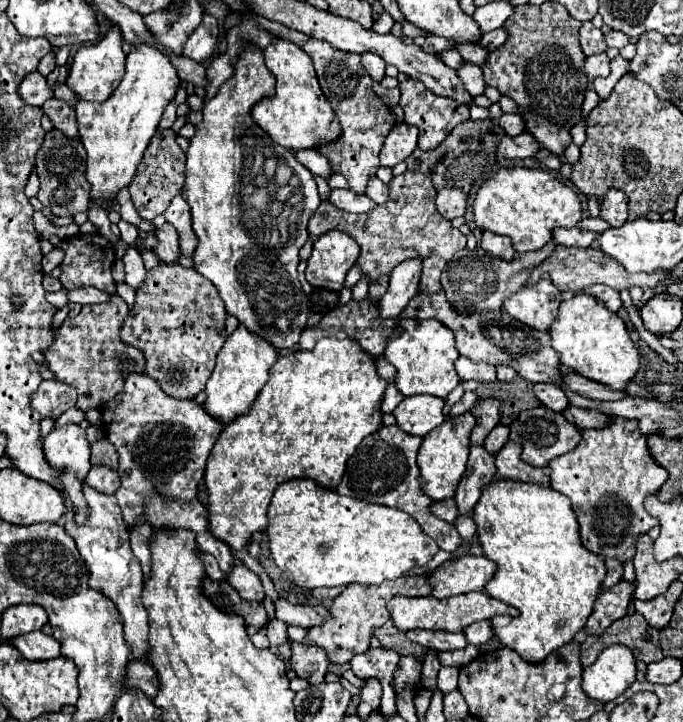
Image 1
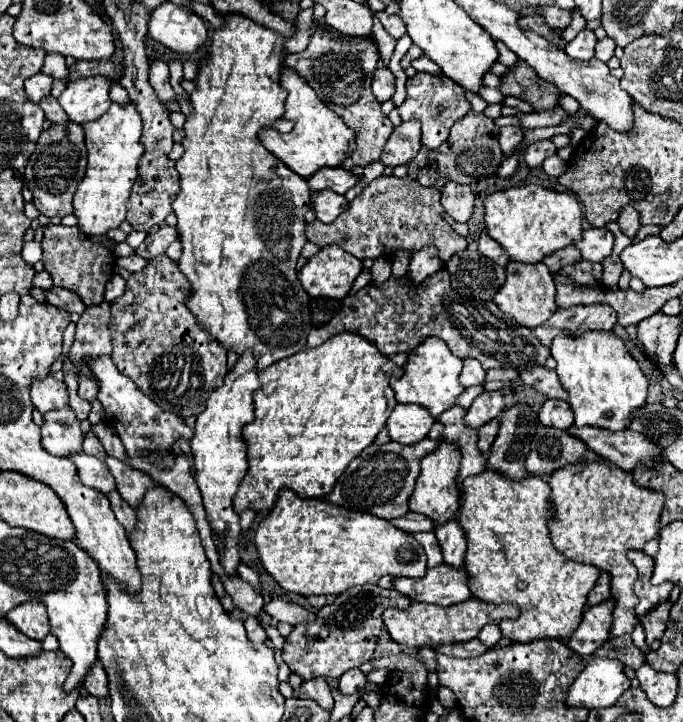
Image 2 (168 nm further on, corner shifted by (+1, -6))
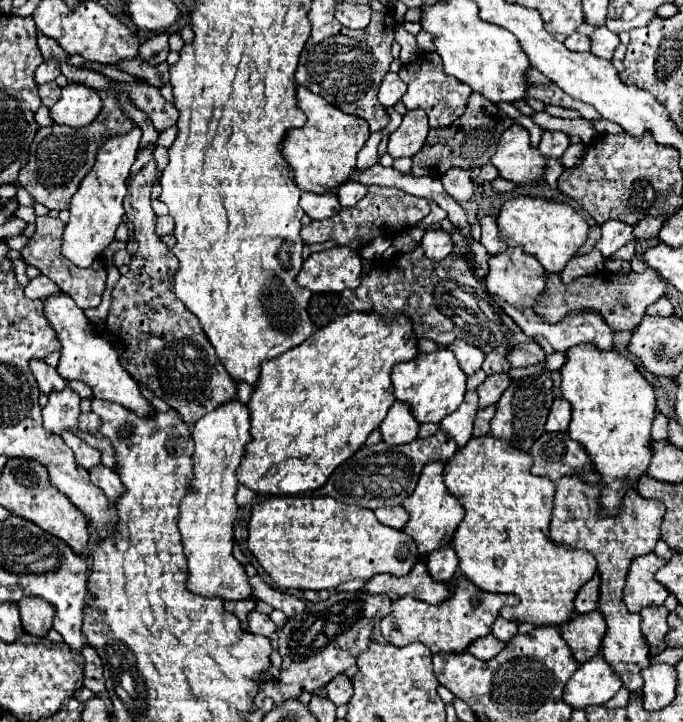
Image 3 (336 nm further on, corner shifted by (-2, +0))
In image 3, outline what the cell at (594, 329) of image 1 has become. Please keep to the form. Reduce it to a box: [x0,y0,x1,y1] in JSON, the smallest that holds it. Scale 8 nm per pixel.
[560,346,656,514]

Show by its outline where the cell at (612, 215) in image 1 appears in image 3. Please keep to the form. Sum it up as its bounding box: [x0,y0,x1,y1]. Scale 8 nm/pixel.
[634,216,666,238]

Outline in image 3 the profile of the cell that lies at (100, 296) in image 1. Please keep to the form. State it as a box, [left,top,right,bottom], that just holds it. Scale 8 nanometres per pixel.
[24,276,62,298]

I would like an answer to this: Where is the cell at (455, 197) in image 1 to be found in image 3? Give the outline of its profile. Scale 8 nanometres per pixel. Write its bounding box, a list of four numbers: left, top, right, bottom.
[442,168,474,202]

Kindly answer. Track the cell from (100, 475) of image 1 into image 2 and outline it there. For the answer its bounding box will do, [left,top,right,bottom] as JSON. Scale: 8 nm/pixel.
[71,452,115,494]

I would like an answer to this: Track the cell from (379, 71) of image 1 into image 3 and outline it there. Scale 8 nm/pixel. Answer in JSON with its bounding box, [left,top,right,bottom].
[378,72,406,108]

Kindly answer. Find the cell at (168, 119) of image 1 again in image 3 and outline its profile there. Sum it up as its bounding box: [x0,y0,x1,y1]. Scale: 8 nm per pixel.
[140,32,170,66]

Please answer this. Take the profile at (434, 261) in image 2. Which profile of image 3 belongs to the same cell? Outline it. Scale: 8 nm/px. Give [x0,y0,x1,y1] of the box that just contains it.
[420,230,452,262]

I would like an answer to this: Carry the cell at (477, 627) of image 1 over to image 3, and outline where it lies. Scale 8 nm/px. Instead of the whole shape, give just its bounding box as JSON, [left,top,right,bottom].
[492,616,518,642]

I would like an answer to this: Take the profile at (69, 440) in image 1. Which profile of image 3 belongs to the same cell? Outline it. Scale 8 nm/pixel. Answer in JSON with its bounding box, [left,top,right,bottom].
[42,386,80,434]

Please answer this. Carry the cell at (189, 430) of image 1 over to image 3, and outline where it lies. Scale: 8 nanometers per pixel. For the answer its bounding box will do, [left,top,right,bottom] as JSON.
[44,294,156,418]

